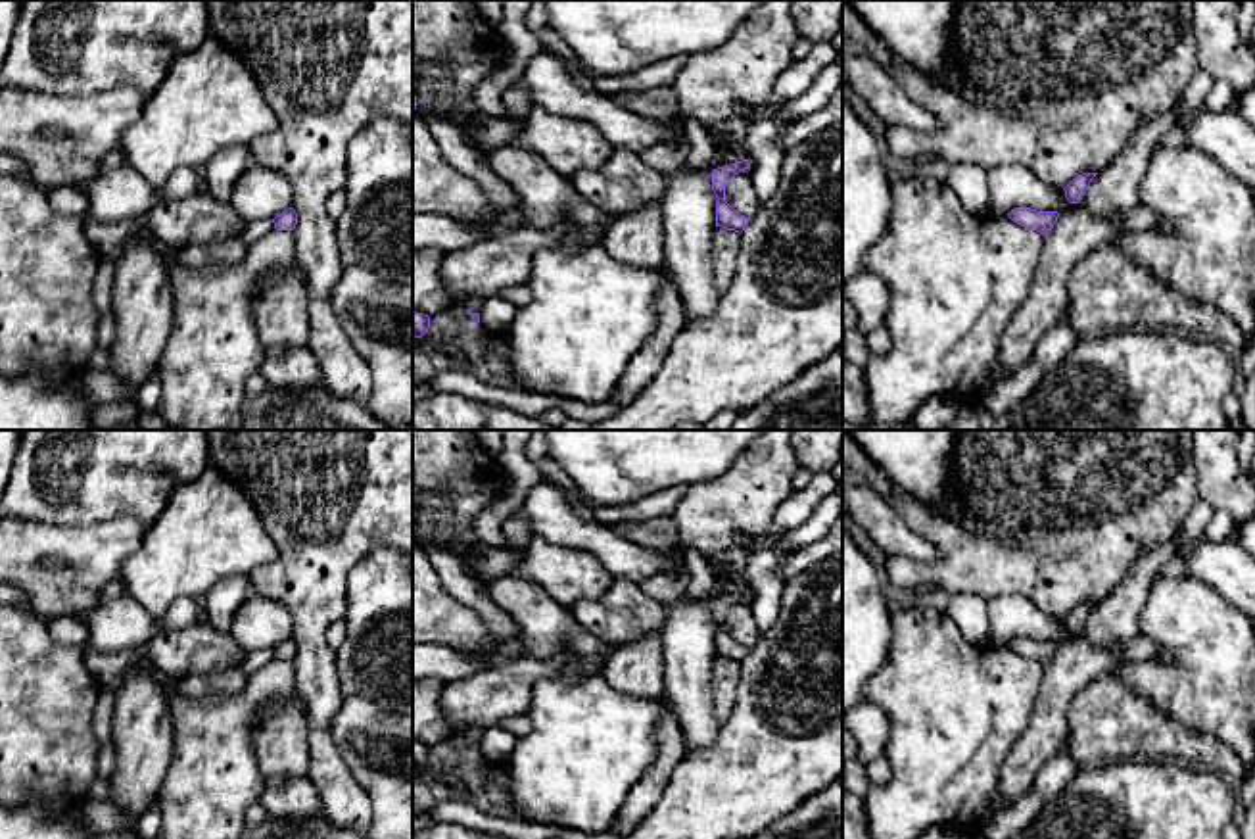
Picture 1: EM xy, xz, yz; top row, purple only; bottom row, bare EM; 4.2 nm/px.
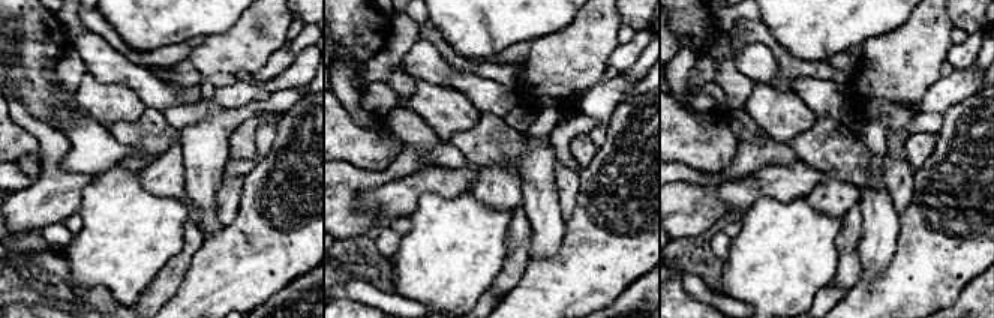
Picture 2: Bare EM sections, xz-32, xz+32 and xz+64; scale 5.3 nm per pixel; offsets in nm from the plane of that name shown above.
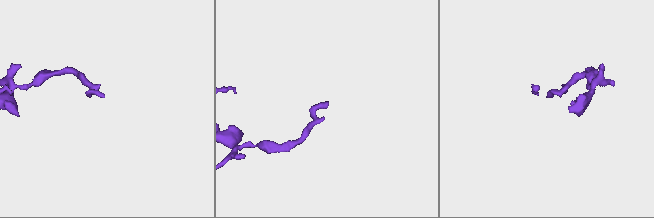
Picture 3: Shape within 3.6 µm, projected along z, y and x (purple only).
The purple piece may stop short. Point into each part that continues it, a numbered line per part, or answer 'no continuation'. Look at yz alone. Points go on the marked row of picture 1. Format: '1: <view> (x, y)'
no continuation

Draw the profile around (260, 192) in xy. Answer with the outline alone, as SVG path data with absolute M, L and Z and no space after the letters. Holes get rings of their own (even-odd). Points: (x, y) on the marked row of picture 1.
M249 163L234 184L230 202L240 219L274 219L292 207L292 184L288 177L257 163Z

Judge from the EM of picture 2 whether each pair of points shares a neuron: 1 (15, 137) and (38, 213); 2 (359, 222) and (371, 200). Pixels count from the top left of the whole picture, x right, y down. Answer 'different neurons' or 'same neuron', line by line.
1: different neurons
2: different neurons

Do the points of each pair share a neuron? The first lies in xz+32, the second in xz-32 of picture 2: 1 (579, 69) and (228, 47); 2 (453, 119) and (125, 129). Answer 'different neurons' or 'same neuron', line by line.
1: same neuron
2: different neurons

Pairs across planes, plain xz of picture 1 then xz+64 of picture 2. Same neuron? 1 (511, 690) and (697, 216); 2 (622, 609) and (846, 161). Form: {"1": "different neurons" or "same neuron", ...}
{"1": "different neurons", "2": "same neuron"}

